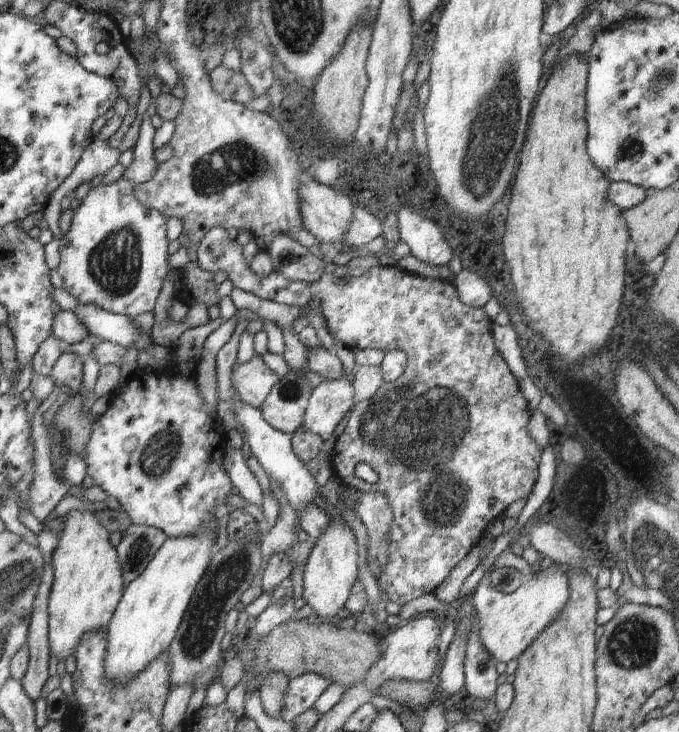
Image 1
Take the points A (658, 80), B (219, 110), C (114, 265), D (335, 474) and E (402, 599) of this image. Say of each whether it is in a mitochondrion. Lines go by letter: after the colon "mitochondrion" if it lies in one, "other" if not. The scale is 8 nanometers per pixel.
A: mitochondrion
B: other
C: mitochondrion
D: other
E: other

